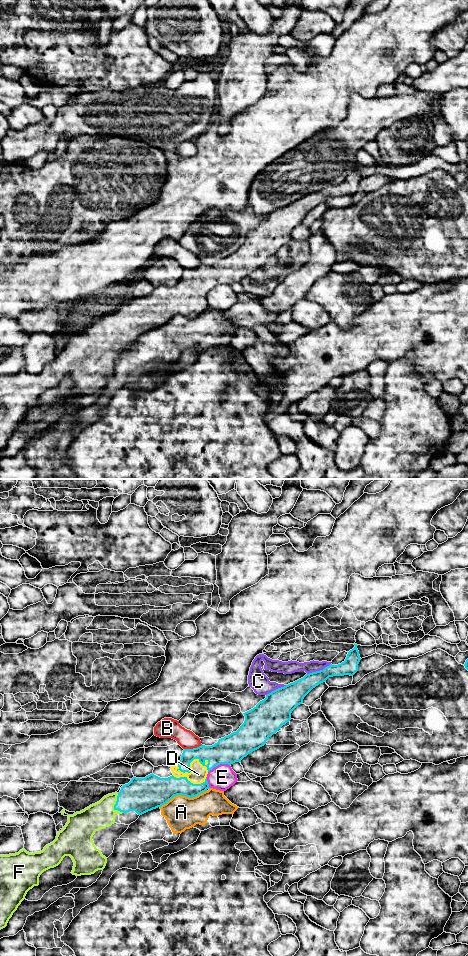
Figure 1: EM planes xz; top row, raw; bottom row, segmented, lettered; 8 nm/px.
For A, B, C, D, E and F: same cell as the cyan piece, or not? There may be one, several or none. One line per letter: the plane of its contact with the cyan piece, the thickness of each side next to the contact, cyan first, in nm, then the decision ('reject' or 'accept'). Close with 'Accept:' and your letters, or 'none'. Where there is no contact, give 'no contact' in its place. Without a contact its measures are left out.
A: xz | 260/260 nm | reject
B: xz | 190/160 nm | reject
C: xz | 160/100 nm | reject
D: xz | 170/140 nm | accept
E: xz | 220/200 nm | reject
F: xz | 280/220 nm | accept
Accept: D, F

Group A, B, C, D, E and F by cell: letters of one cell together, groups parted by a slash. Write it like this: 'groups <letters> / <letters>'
groups A / B / C / D F / E

